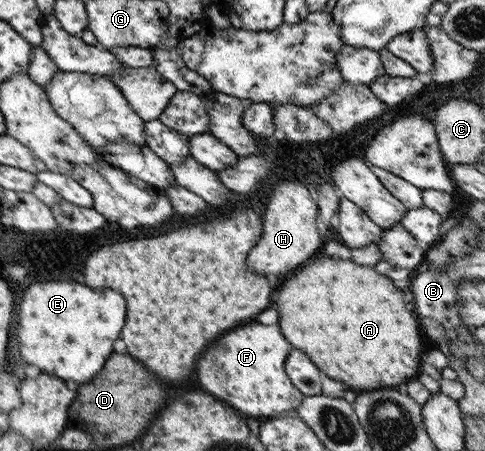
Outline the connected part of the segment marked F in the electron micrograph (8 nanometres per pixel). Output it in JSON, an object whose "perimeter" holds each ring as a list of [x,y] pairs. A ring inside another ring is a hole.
{"perimeter":[[[252,323],[238,327],[214,339],[198,357],[196,381],[210,395],[226,401],[230,407],[244,415],[260,417],[262,421],[294,416],[295,407],[298,407],[304,395],[288,381],[282,369],[290,349],[290,343],[284,341],[277,324]]]}

